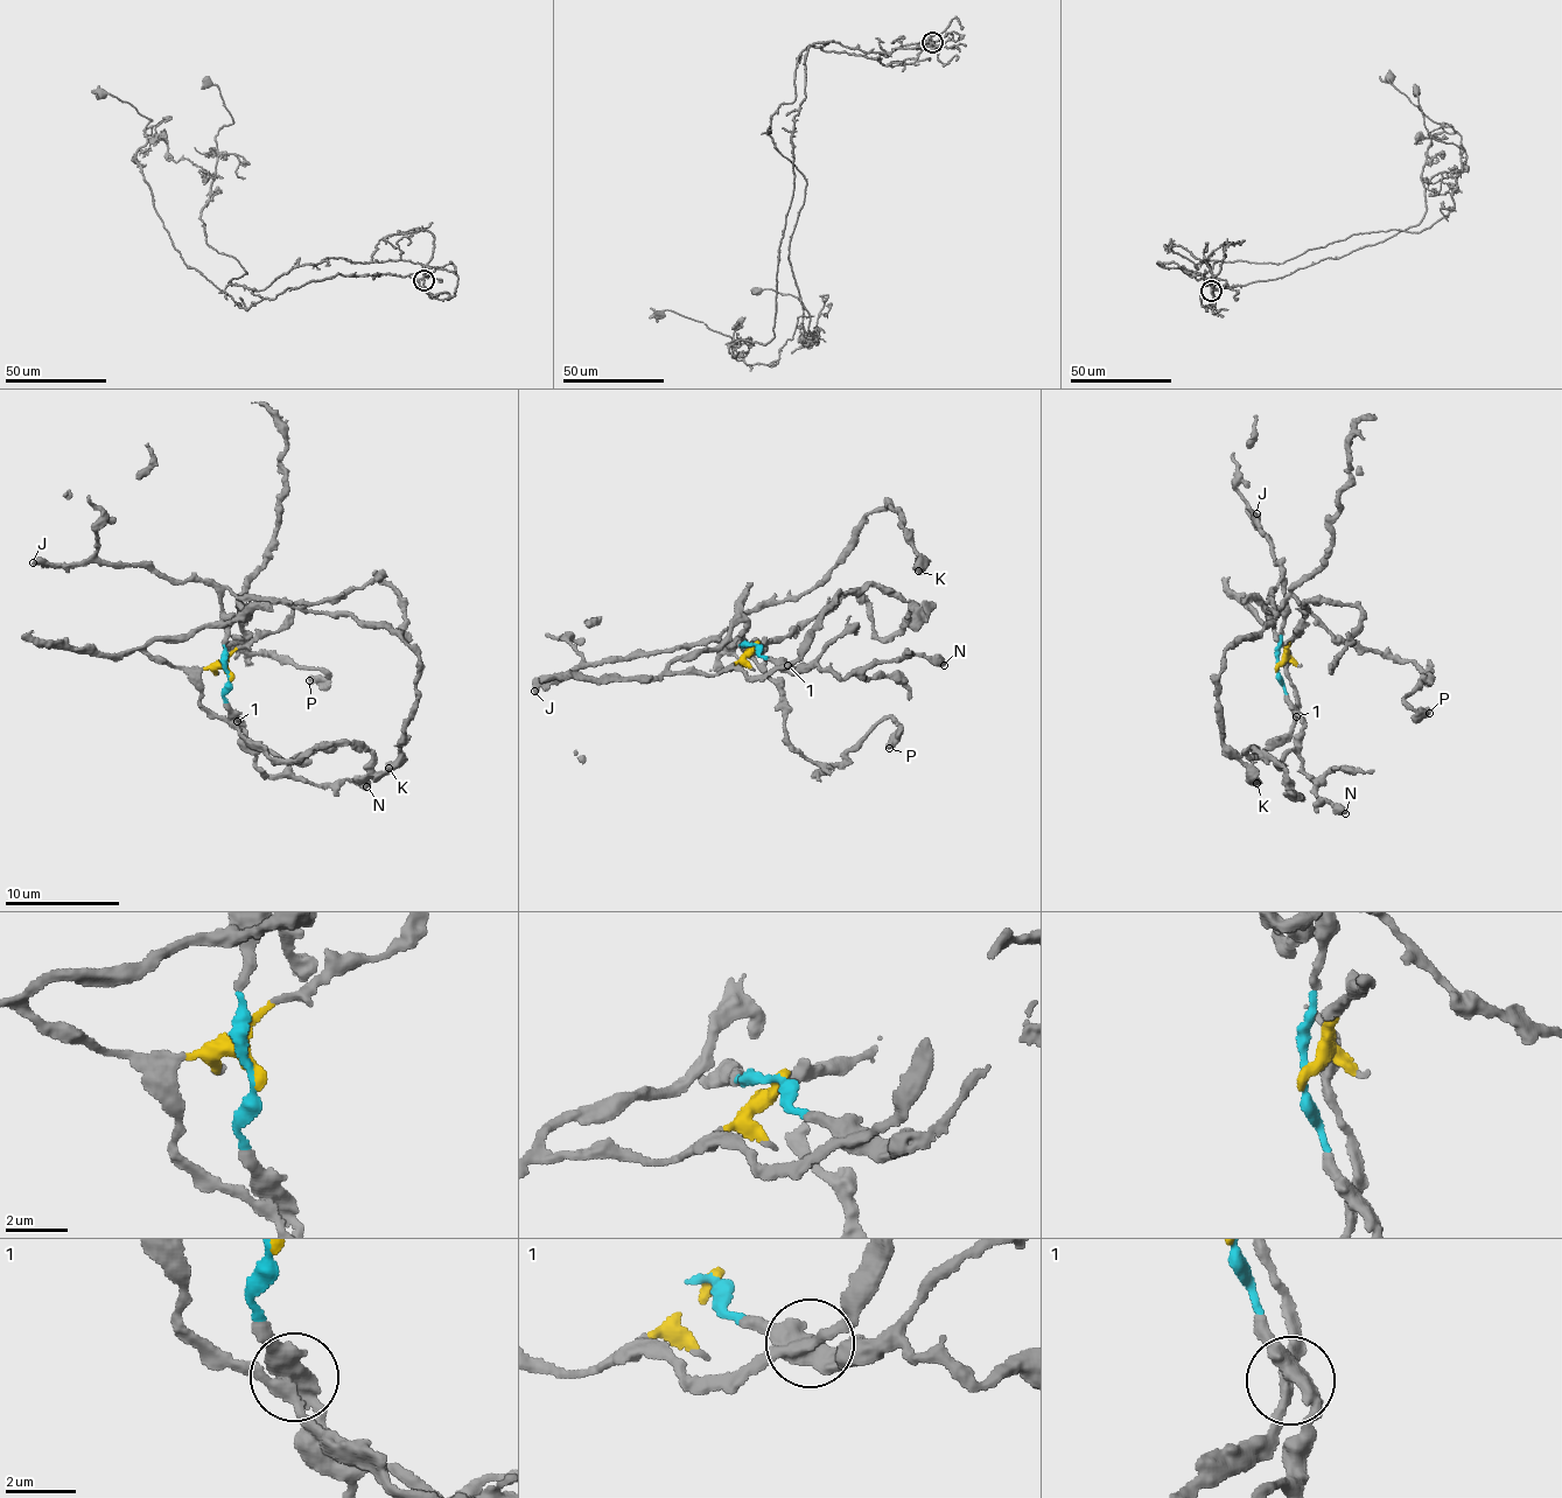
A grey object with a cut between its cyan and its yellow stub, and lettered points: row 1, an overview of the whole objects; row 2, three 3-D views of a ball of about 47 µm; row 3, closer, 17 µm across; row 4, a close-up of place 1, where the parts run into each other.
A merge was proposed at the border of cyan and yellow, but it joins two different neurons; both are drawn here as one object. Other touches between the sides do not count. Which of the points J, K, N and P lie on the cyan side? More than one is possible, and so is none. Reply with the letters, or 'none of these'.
J, K, N

